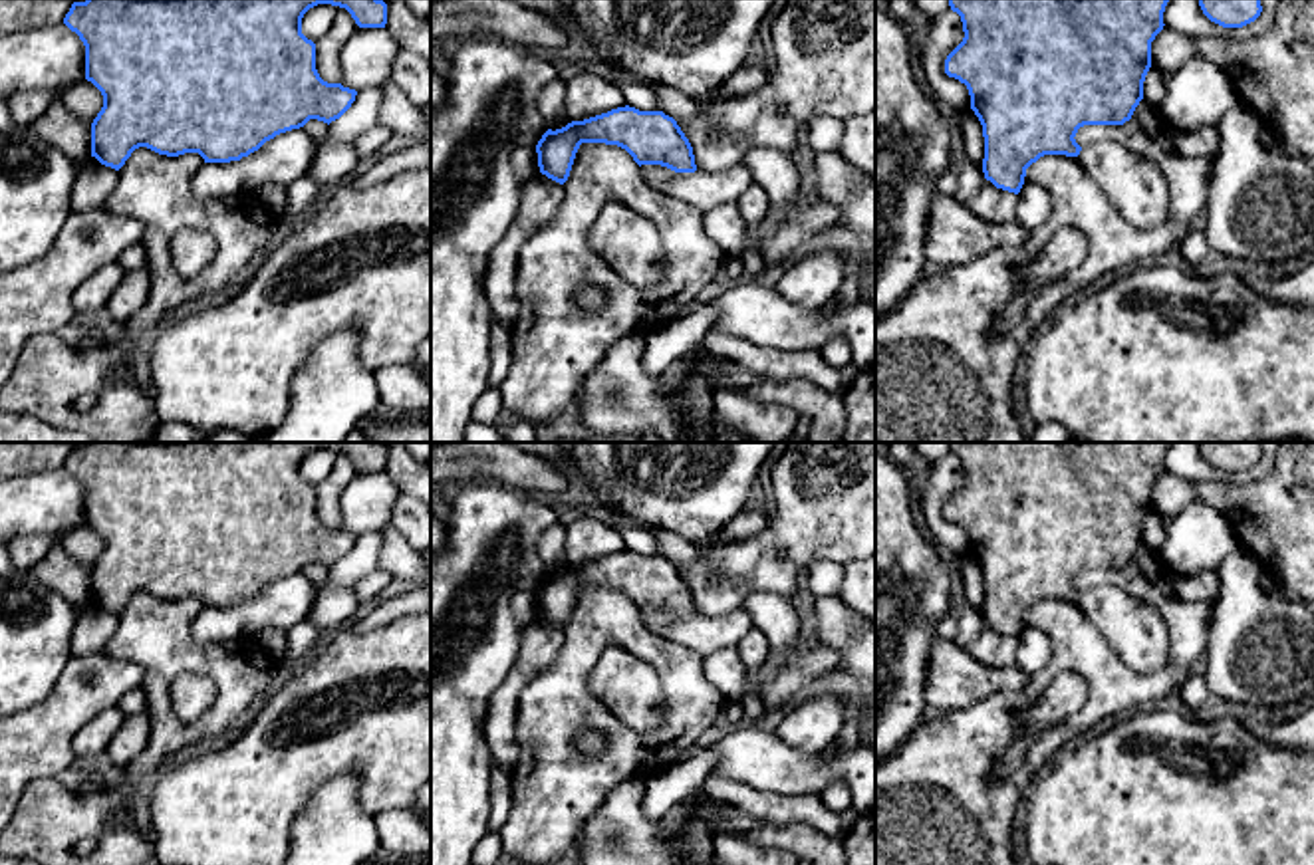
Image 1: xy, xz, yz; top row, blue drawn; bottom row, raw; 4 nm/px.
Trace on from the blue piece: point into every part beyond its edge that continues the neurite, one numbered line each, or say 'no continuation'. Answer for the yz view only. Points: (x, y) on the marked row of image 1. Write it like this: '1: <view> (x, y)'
1: yz (1136, 187)

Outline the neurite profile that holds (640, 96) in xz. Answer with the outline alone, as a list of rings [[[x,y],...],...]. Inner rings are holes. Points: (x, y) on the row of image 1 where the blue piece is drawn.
[[[633,81],[621,87],[625,105],[639,111],[661,111],[657,95],[643,81]]]

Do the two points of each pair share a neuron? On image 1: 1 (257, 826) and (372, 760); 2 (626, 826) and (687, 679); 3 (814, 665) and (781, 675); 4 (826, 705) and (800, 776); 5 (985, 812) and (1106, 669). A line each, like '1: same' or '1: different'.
1: same
2: different
3: same
4: different
5: same

